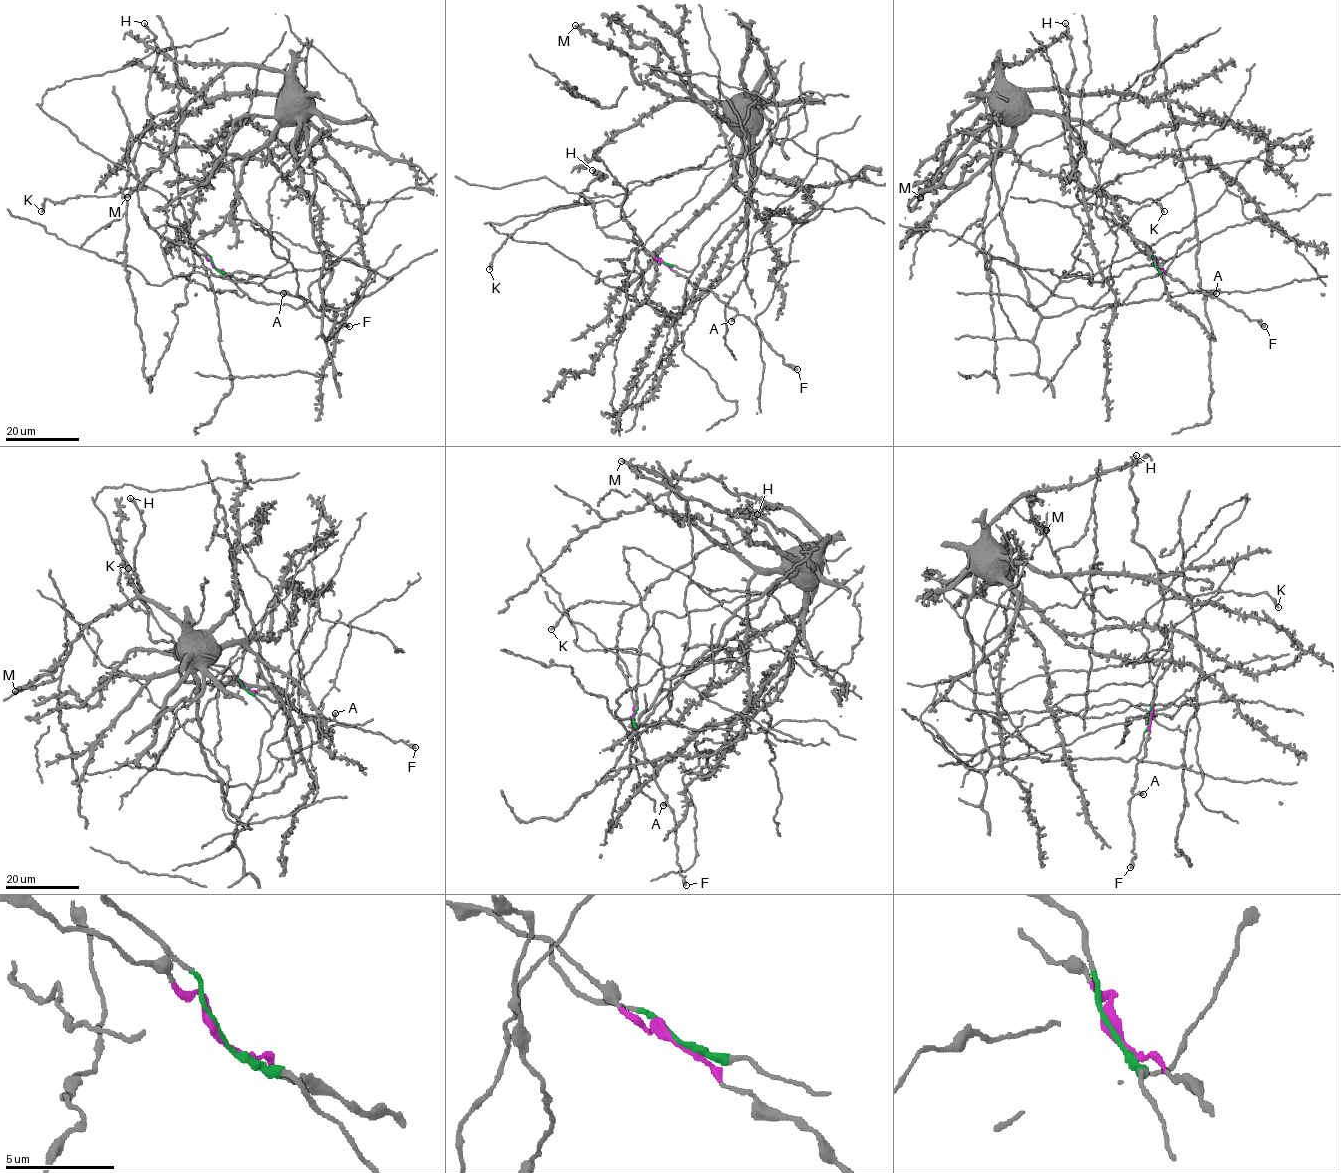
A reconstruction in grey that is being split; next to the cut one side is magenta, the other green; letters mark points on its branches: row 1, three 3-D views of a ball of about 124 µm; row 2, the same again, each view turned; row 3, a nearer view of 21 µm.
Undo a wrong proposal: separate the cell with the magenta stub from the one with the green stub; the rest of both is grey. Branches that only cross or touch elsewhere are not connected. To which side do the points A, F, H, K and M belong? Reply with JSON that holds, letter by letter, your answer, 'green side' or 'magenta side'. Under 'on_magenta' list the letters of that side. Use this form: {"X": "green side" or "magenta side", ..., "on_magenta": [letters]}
{"A": "magenta side", "F": "magenta side", "H": "magenta side", "K": "magenta side", "M": "green side", "on_magenta": ["A", "F", "H", "K"]}

